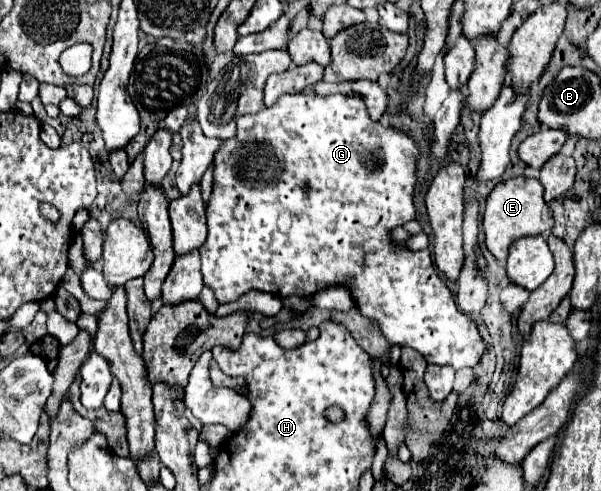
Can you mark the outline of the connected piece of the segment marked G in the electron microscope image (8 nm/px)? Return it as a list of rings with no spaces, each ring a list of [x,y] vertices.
[[[312,91],[296,93],[296,95],[284,95],[274,107],[266,107],[258,111],[256,115],[242,115],[238,119],[238,133],[236,137],[228,139],[222,143],[222,147],[216,151],[214,157],[214,185],[212,185],[212,195],[206,207],[206,219],[208,219],[208,239],[200,247],[202,255],[202,275],[204,275],[204,285],[212,287],[216,291],[216,299],[220,303],[234,301],[238,295],[256,289],[256,291],[266,291],[278,297],[312,297],[316,291],[326,289],[330,285],[342,285],[342,283],[352,283],[352,297],[362,311],[364,317],[380,321],[380,329],[384,337],[392,345],[406,345],[416,349],[426,363],[432,365],[450,365],[454,369],[464,369],[464,367],[474,367],[482,353],[484,353],[484,343],[482,337],[478,335],[476,323],[458,311],[452,293],[448,291],[446,283],[438,275],[438,271],[432,265],[432,255],[428,249],[424,251],[410,251],[410,249],[394,249],[390,241],[390,229],[404,225],[406,221],[414,219],[416,207],[414,207],[414,183],[416,183],[416,155],[418,149],[414,141],[392,127],[386,127],[382,121],[372,121],[366,113],[364,101],[358,95],[328,95],[328,97],[318,97],[312,95]]]

